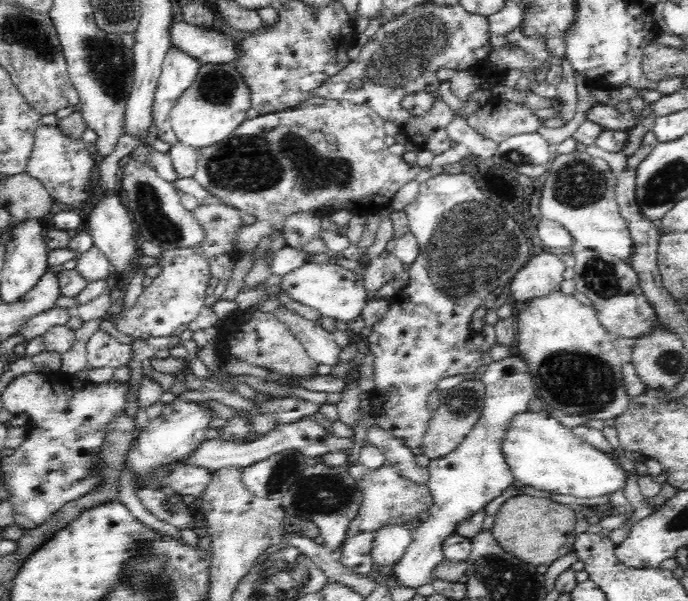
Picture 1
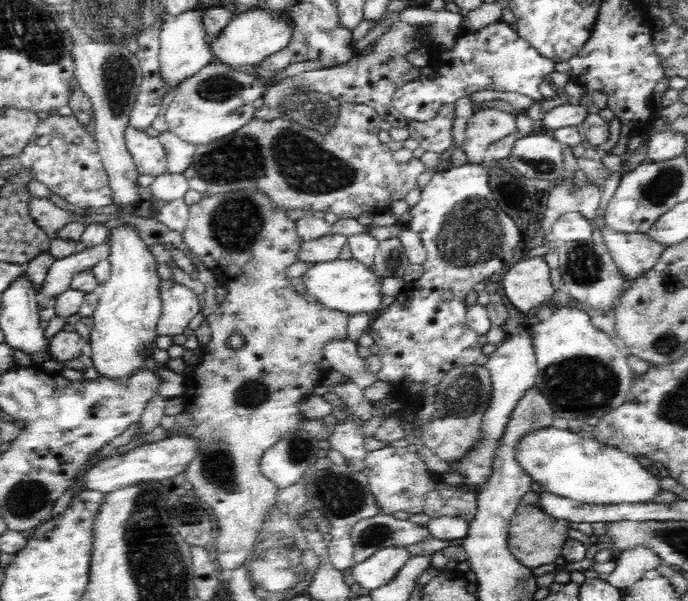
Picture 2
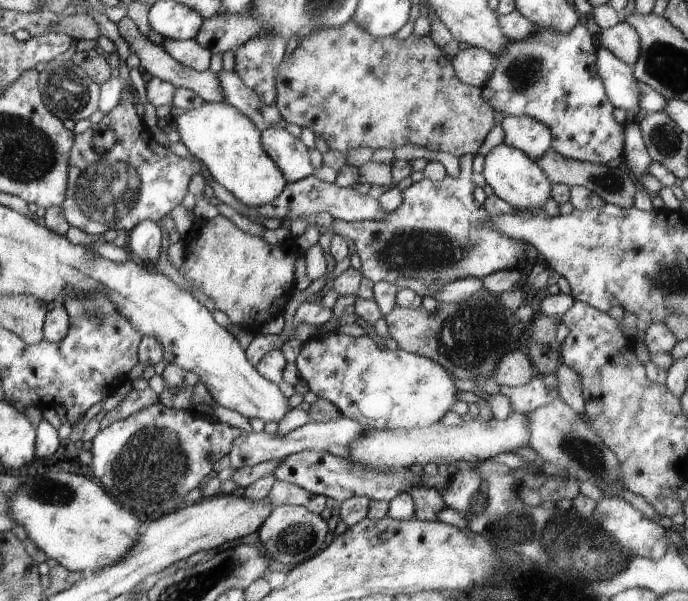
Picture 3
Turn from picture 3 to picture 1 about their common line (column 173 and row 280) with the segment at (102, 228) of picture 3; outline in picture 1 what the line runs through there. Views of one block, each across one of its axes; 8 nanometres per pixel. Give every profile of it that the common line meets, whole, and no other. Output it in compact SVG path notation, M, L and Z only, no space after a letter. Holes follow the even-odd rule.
M174 248L163 251L157 259L162 272L152 280L150 286L143 288L134 306L115 318L117 330L135 339L180 336L181 332L188 330L188 324L198 316L200 308L204 306L211 271L203 254L196 253L191 248Z

